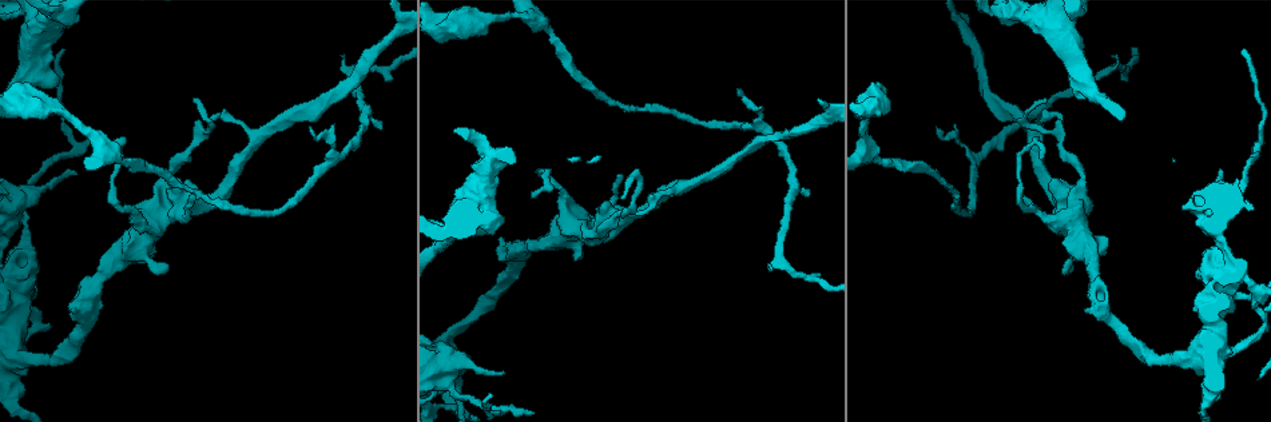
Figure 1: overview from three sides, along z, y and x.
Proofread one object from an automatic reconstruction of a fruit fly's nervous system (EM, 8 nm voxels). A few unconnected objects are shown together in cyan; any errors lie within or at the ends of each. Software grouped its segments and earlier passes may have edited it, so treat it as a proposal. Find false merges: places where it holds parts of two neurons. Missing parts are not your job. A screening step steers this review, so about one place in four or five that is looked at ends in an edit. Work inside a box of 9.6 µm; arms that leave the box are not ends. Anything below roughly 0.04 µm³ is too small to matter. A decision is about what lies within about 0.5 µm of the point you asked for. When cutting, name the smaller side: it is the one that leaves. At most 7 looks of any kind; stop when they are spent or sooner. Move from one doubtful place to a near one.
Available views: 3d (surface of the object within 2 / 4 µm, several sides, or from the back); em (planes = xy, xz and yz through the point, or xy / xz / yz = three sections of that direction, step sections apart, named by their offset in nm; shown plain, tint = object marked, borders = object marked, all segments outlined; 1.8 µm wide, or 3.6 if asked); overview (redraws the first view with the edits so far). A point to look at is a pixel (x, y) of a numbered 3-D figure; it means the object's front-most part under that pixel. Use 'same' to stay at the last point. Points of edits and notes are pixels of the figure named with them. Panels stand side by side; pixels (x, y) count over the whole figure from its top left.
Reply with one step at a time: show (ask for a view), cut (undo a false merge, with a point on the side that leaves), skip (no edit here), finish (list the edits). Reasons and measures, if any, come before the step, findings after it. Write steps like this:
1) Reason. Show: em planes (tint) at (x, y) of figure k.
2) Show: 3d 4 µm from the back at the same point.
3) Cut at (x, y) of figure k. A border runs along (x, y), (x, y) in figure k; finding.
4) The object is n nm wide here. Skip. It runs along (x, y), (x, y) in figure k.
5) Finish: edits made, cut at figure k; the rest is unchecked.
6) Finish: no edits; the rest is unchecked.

Three-way junction. Show: em 3.6 µm planes (tint) at (1182, 359) of figure 1.

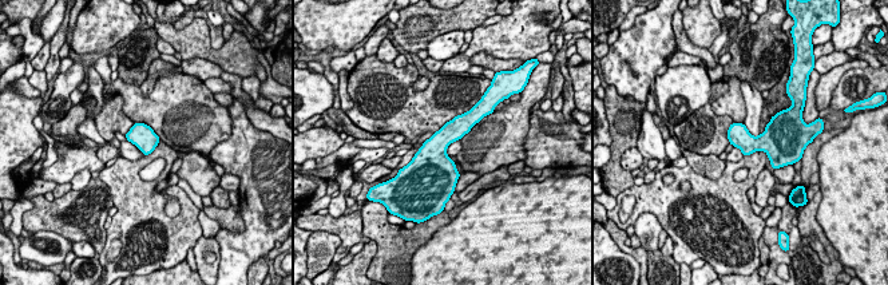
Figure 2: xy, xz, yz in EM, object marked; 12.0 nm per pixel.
The object is 280 nm wide here. Skip. One neuron here.

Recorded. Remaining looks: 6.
Show: 3d 4 µm at (446, 381) of figure 1.

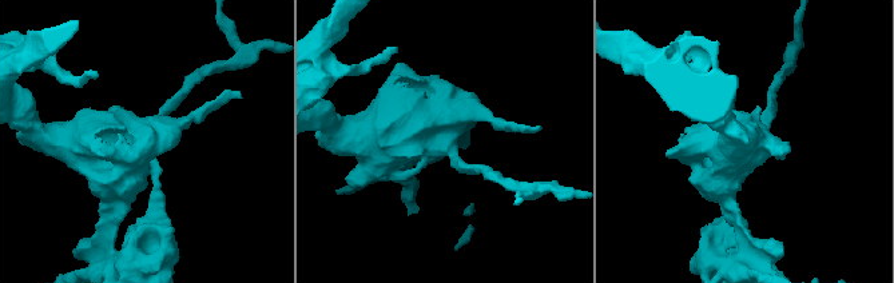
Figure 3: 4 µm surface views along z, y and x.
Shape alone is not enough. Show: em 3.6 µm xy step 8 (tint) at (442, 142) of figure 3.

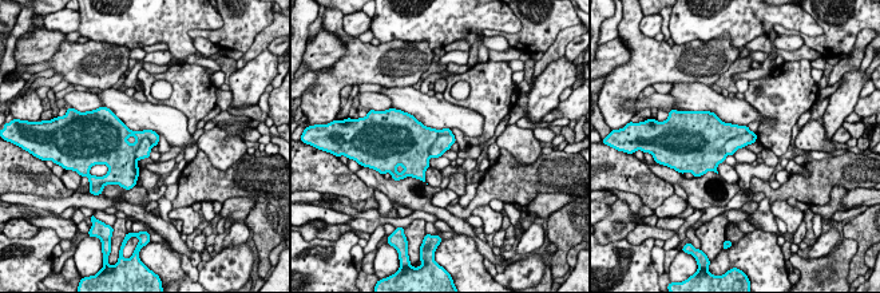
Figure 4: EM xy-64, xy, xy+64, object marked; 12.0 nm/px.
Cut at (713, 133) of figure 4. A second neuron is stuck on.

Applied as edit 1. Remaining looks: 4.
Finish: edits made, cut at figure 4; the rest is unchecked.

